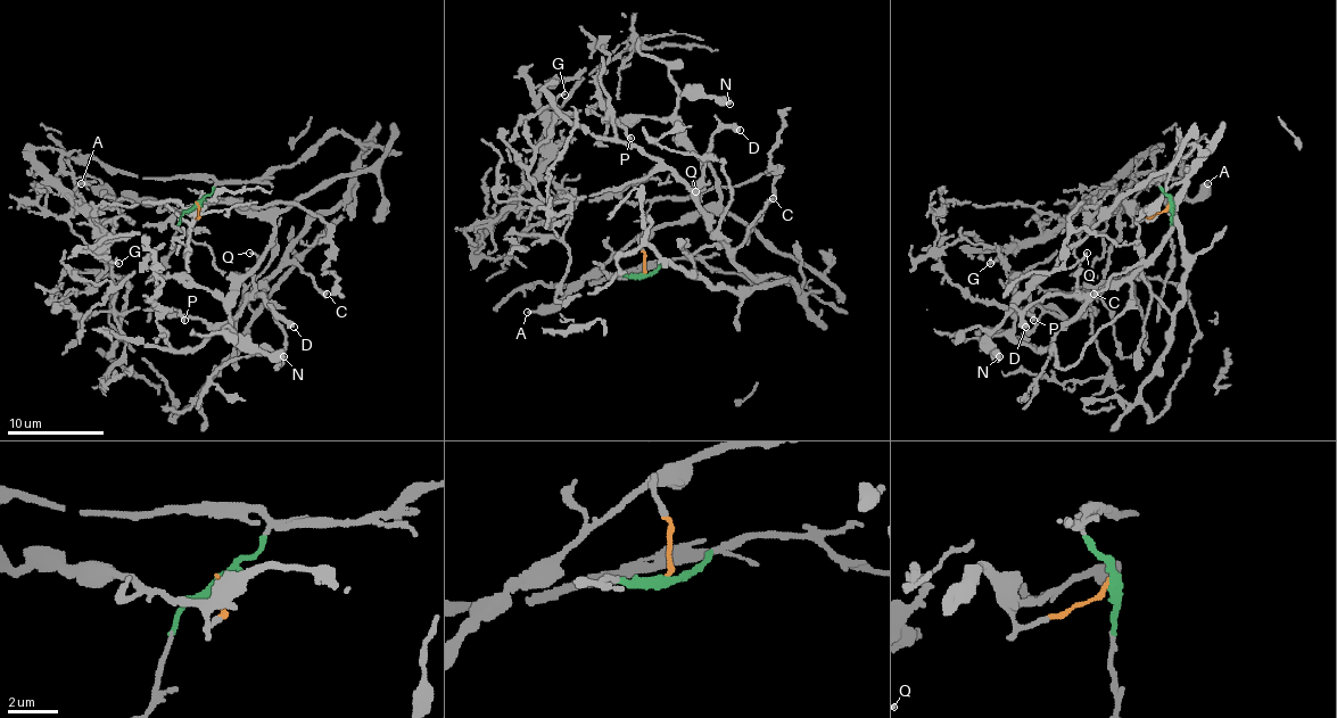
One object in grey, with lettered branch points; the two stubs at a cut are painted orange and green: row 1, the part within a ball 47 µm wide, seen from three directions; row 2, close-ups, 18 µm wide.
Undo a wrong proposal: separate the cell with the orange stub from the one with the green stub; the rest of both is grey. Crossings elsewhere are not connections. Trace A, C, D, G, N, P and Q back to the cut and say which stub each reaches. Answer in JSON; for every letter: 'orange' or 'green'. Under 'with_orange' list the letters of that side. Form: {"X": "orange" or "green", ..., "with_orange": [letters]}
{"A": "orange", "C": "green", "D": "green", "G": "green", "N": "orange", "P": "green", "Q": "orange", "with_orange": ["A", "N", "Q"]}

